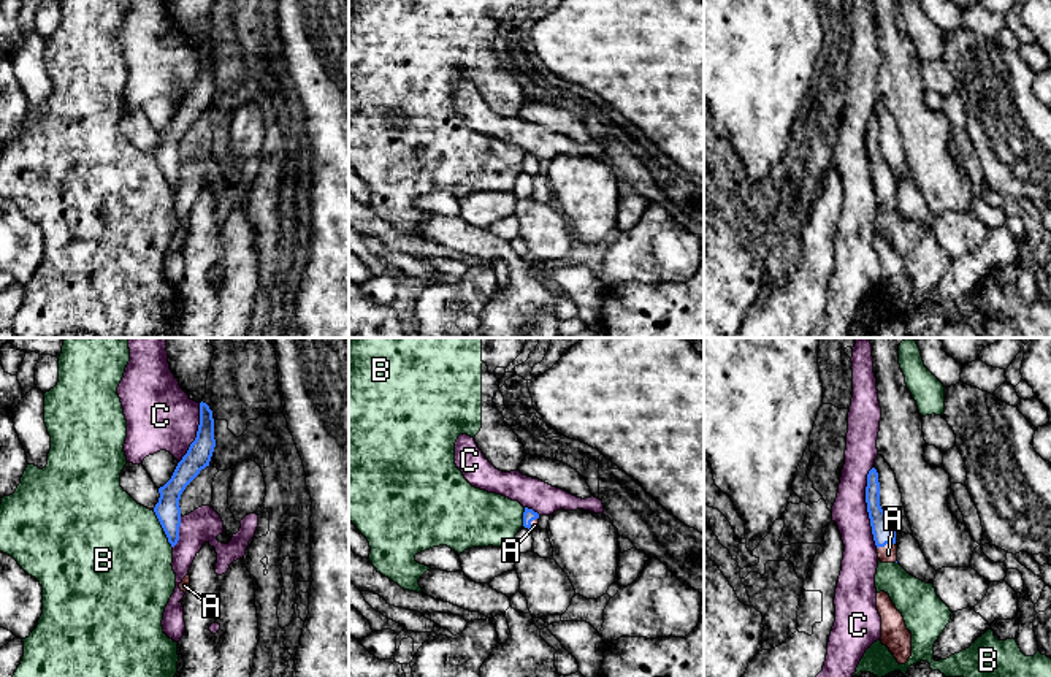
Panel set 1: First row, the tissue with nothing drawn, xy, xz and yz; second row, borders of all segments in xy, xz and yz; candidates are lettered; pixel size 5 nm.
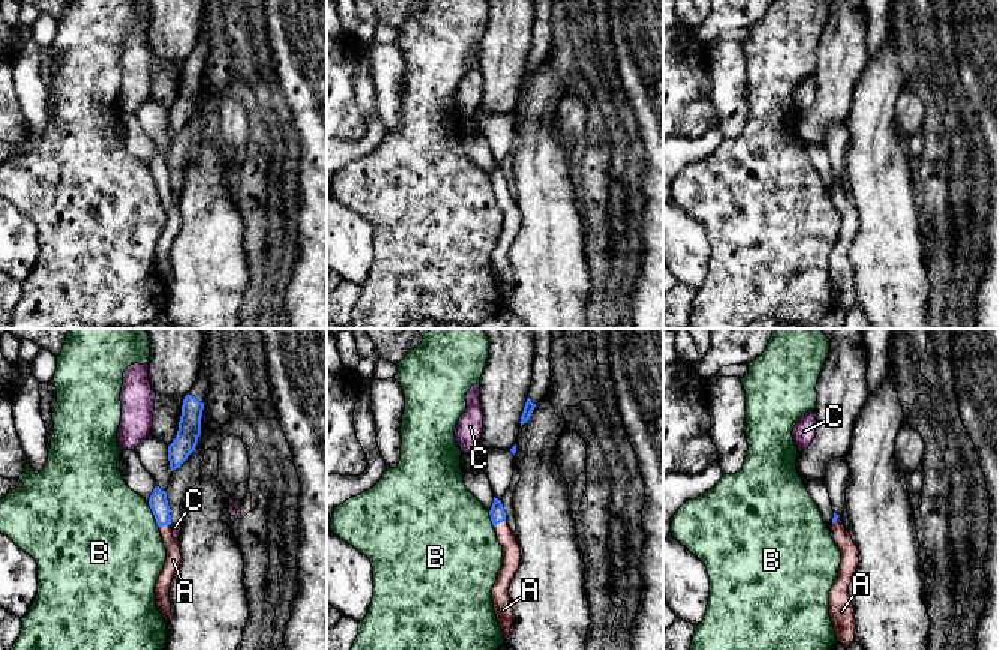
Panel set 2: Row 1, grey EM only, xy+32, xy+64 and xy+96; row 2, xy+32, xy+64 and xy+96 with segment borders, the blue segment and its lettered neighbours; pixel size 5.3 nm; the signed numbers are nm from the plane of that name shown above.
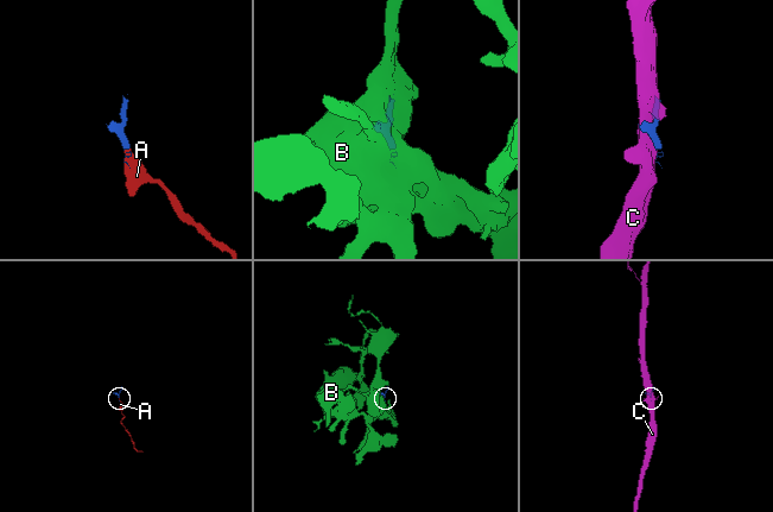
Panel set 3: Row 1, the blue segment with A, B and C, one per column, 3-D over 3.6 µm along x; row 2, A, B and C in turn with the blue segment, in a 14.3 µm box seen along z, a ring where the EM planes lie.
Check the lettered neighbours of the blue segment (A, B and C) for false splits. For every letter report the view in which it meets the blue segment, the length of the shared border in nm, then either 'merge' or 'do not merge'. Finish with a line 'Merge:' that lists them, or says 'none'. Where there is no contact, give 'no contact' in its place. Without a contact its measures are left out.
A: meets blue in yz; contact 100 nm long; merge
B: meets blue in xy; contact 220 nm long; do not merge
C: meets blue in yz; contact 420 nm long; do not merge
Merge: A

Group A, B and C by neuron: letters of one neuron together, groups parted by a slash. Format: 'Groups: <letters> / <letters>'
Groups: A / B / C

